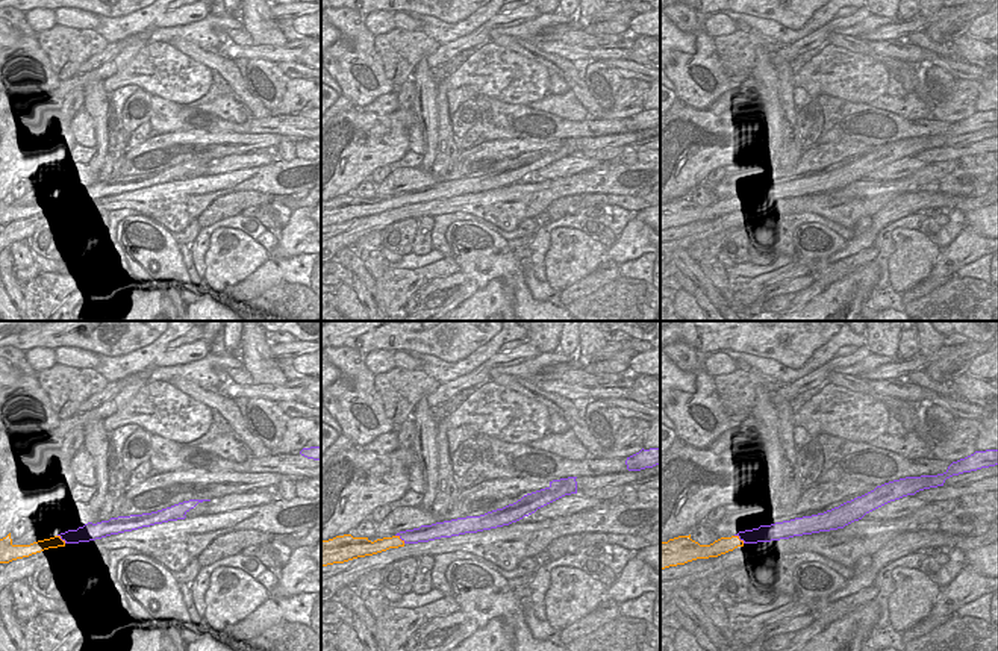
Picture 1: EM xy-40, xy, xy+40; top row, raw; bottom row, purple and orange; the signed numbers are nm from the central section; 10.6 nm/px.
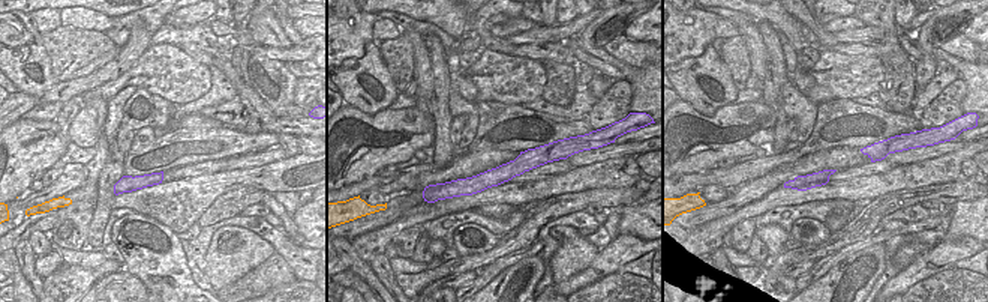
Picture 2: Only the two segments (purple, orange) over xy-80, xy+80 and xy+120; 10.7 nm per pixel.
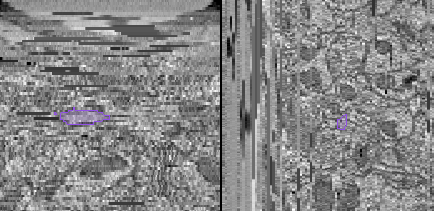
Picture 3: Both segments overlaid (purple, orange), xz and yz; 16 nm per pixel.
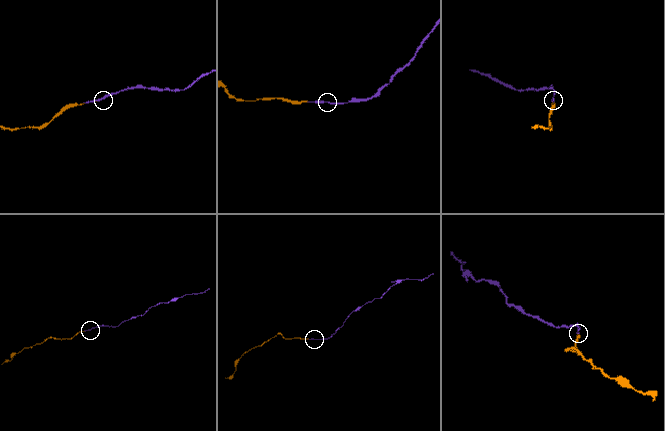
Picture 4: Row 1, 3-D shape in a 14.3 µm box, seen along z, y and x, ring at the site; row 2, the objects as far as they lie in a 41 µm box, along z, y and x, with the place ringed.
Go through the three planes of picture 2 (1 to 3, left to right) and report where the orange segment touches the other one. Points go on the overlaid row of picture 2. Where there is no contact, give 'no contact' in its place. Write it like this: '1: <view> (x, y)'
1: no contact
2: no contact
3: no contact

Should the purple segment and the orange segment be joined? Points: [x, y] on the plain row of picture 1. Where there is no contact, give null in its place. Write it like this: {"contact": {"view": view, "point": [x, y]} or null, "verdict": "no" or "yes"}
{"contact": {"view": "xy", "point": [400, 199]}, "verdict": "yes"}

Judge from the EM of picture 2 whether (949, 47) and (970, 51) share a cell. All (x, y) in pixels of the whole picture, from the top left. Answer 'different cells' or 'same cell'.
same cell

